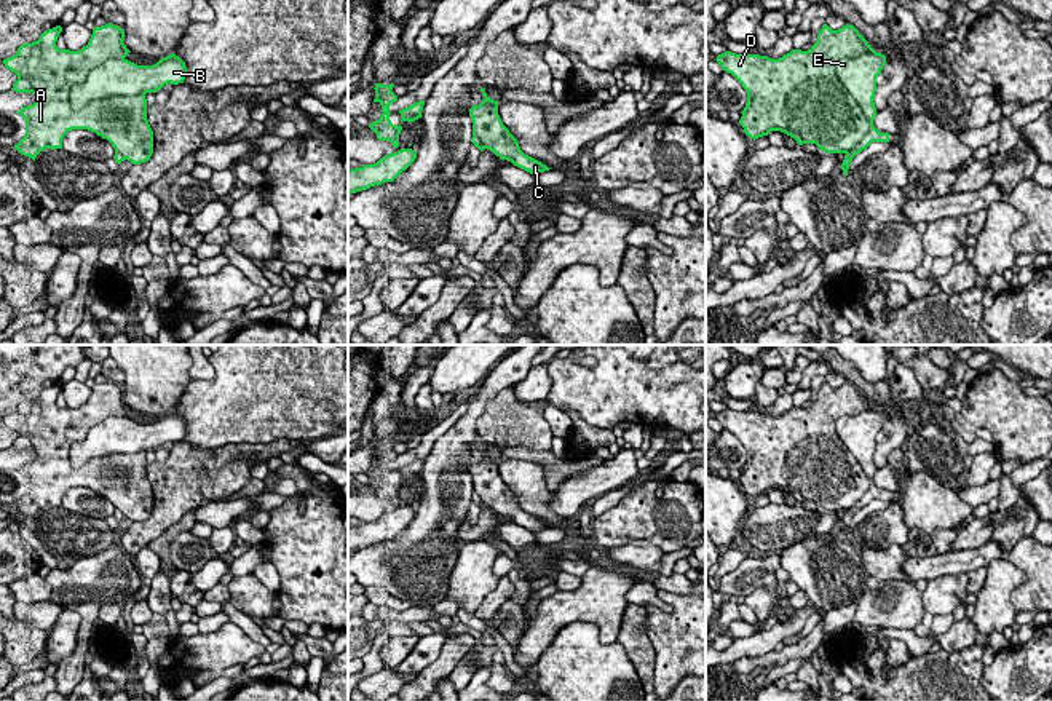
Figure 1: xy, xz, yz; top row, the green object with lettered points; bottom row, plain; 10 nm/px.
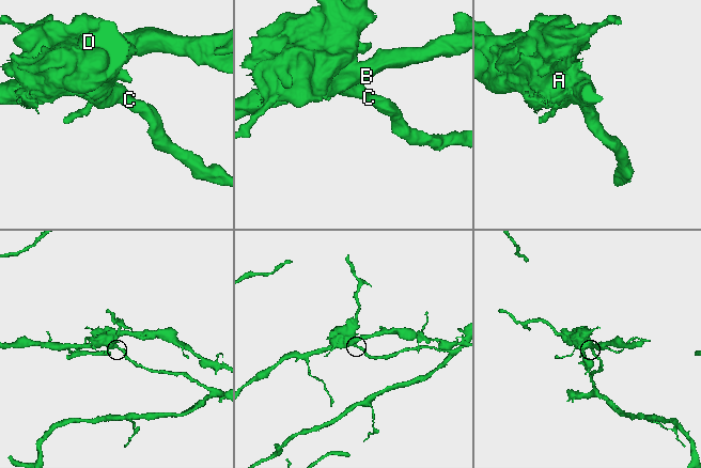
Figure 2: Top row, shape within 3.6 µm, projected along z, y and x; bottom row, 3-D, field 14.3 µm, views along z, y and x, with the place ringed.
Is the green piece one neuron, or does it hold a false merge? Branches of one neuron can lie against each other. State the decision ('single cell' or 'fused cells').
fused cells

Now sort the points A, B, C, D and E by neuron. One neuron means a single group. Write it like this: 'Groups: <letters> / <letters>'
Groups: A C D / B E

